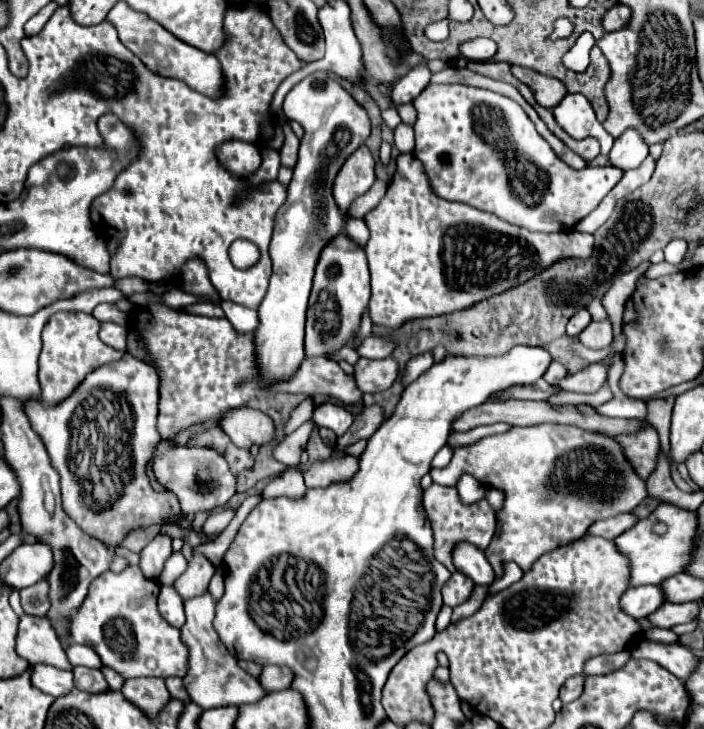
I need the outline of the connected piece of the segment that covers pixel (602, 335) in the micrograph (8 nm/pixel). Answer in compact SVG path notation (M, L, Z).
M602 319L602 321L592 321L580 335L578 339L584 343L584 347L590 347L590 349L604 349L610 345L614 337L614 331L612 331L612 323L610 319Z

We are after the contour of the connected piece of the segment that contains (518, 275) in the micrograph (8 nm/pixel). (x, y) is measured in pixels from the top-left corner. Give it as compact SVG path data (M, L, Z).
M412 153L398 155L396 163L396 175L384 199L376 209L364 215L364 221L370 229L370 239L364 249L370 263L371 297L368 309L374 323L396 329L408 319L454 313L474 305L484 297L498 295L518 283L528 281L562 257L588 257L592 253L594 237L588 233L532 233L524 227L516 227L504 219L498 219L492 213L484 213L470 205L452 203L434 195L422 163L418 163Z

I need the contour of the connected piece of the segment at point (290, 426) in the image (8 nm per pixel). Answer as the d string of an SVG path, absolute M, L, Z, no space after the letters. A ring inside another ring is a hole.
M309 396L291 414L284 426L285 435L289 435L307 420L312 418L314 411L313 396Z

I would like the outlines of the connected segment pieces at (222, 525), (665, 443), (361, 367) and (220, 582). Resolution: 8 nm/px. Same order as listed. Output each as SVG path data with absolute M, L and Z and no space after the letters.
M226 509L226 511L220 511L220 513L210 515L204 521L204 525L202 525L202 533L206 533L206 535L222 533L226 529L226 525L232 521L232 517L234 517L234 511L232 509Z
M668 397L668 399L662 399L662 401L650 401L648 403L648 417L646 421L650 425L656 427L658 435L660 435L660 445L662 445L662 451L666 453L666 457L670 464L673 463L670 456L670 413L672 413L672 407L674 407L674 397Z
M360 357L358 363L354 365L356 384L364 394L390 389L398 379L398 361L394 357L373 360L373 362L376 363L372 364L370 359Z
M220 567L216 569L216 575L212 577L208 591L210 591L210 595L214 597L214 601L224 595L224 577L222 577L222 569L220 569Z

